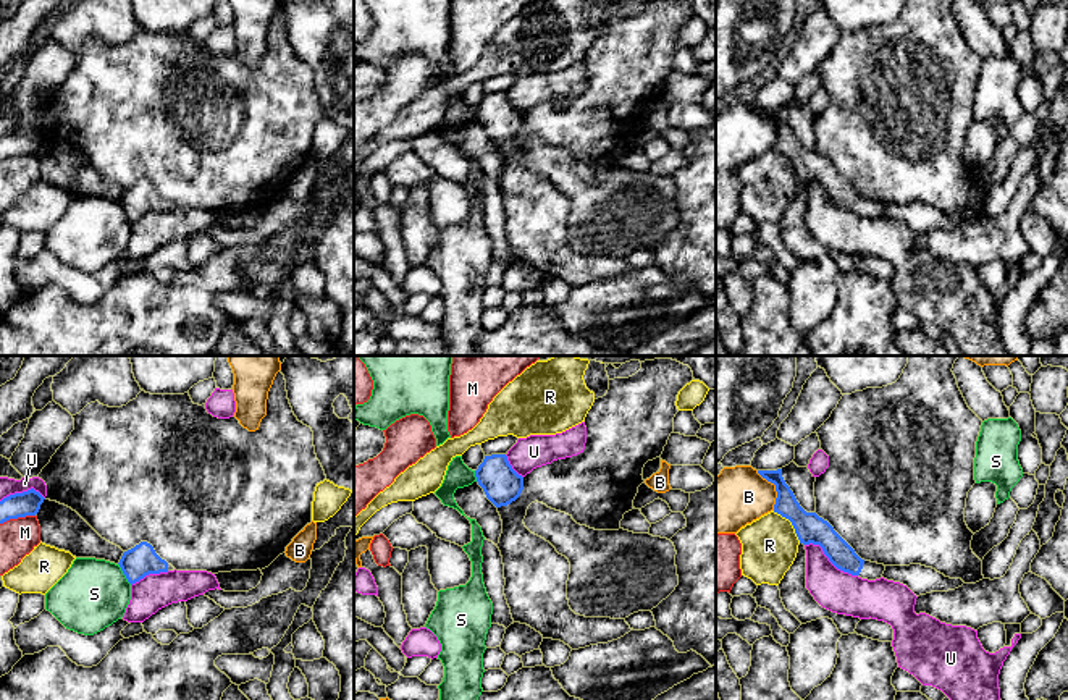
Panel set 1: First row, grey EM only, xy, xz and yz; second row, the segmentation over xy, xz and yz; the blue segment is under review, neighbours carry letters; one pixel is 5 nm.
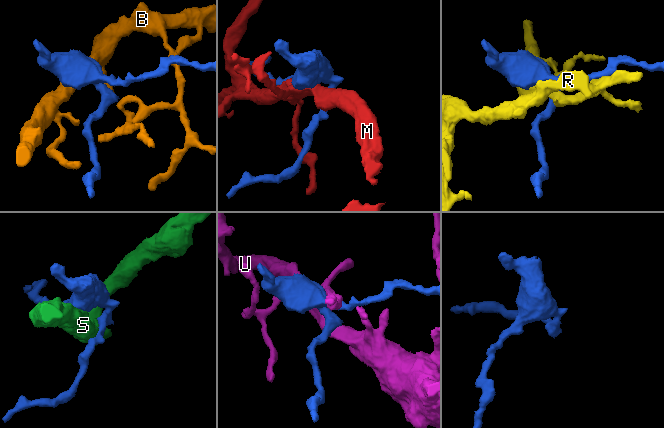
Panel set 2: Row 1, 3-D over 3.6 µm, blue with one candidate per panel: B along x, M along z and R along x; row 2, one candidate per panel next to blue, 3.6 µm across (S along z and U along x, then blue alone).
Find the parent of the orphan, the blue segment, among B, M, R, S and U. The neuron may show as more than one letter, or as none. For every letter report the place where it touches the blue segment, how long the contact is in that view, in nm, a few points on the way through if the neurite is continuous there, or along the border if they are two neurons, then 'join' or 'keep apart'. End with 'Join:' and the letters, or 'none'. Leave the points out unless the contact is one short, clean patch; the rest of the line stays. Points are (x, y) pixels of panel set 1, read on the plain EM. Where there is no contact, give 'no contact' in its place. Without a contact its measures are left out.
B: contact yz (776, 126); length 220 nm; keep apart
M: contact xy (16, 156); length 180 nm; keep apart
R: contact yz (792, 162); length 220 nm; border yz (773, 149), (790, 160), (800, 180); keep apart
S: contact xy (123, 210); length 130 nm; keep apart
U: contact yz (829, 198); length 300 nm; keep apart
Join: none

